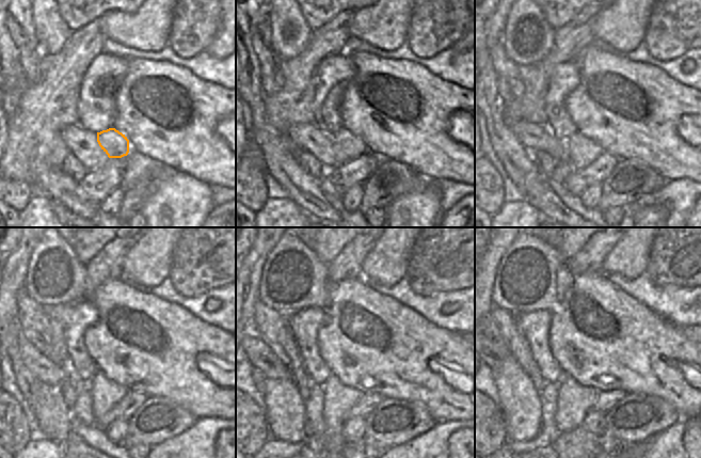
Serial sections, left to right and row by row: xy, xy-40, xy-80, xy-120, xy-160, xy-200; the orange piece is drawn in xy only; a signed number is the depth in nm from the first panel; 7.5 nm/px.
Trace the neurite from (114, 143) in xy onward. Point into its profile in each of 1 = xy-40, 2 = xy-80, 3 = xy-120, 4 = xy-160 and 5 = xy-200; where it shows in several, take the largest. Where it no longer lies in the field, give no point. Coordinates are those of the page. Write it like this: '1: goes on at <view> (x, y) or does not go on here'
1: goes on at xy-40 (348, 146)
2: goes on at xy-80 (583, 151)
3: goes on at xy-120 (105, 393)
4: goes on at xy-160 (338, 399)
5: goes on at xy-200 (574, 400)

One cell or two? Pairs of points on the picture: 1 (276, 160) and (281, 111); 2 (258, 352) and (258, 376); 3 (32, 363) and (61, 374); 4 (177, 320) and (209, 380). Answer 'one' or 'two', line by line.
1: two
2: two
3: one
4: one

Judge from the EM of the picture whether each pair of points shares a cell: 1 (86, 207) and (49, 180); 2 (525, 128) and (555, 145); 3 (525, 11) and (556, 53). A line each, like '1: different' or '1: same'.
1: same
2: same
3: different

